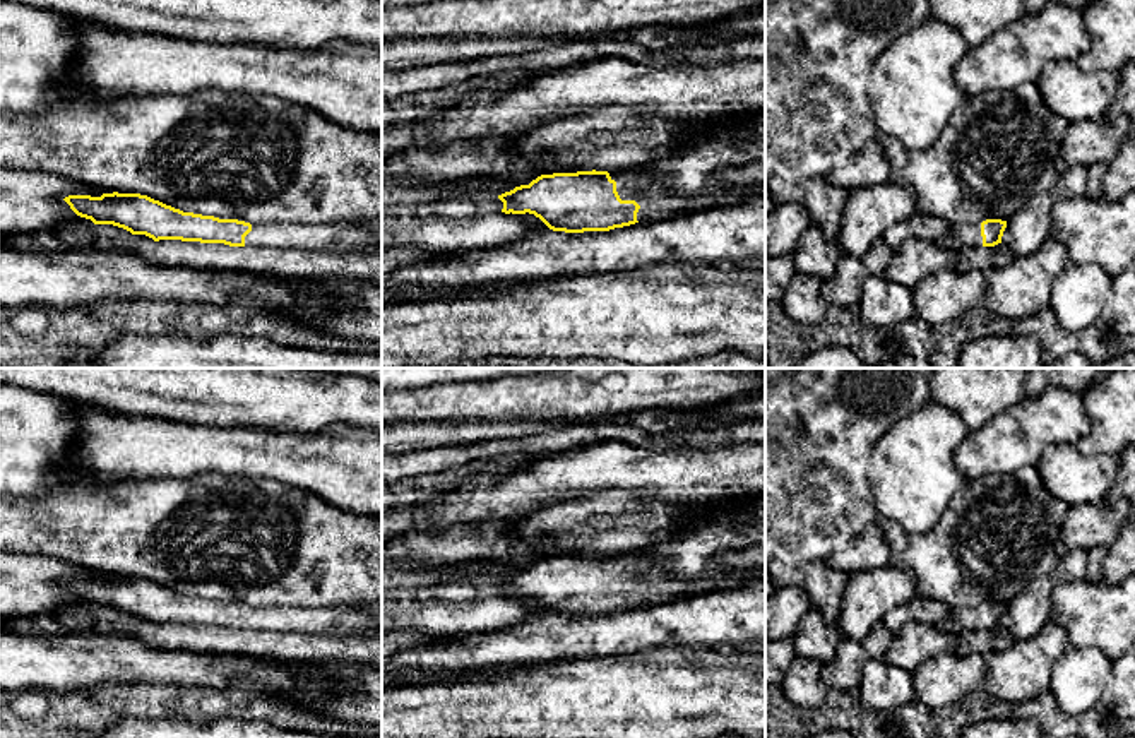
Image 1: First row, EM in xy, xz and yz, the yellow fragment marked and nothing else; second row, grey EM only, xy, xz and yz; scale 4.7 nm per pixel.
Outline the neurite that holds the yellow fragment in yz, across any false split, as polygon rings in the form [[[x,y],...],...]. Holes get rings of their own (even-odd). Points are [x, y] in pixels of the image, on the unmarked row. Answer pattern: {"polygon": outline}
{"polygon": [[[986,603],[978,608],[962,606],[959,610],[950,610],[938,627],[957,635],[964,630],[995,630],[1001,627],[1005,611],[1007,604],[1001,603]]]}

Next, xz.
{"polygon": [[[765,545],[721,553],[707,580],[669,580],[657,567],[642,565],[639,553],[628,555],[577,555],[541,558],[529,568],[515,570],[498,579],[505,598],[534,598],[550,613],[565,616],[609,615],[647,603],[669,603],[710,591],[731,591],[765,579]]]}

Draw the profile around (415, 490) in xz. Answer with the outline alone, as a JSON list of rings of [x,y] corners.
[[[510,454],[503,457],[488,457],[472,461],[438,473],[401,478],[392,483],[382,481],[382,509],[419,505],[442,493],[455,490],[464,479],[490,471],[493,474],[508,474],[515,467],[527,464],[536,455]]]

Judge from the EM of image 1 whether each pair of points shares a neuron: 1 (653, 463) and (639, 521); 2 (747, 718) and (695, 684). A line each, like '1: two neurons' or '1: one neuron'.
1: two neurons
2: one neuron

